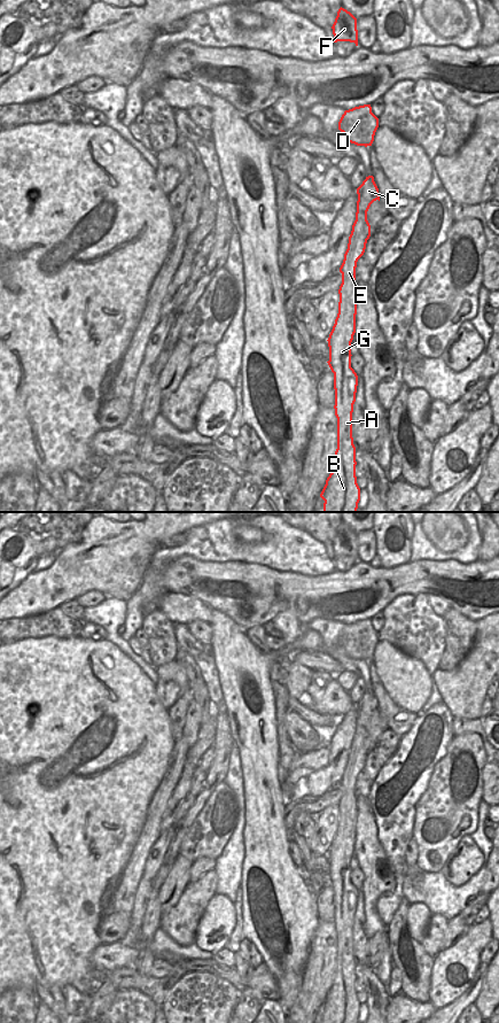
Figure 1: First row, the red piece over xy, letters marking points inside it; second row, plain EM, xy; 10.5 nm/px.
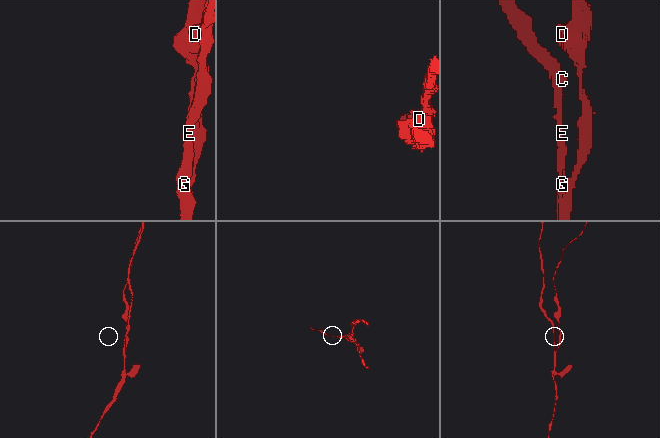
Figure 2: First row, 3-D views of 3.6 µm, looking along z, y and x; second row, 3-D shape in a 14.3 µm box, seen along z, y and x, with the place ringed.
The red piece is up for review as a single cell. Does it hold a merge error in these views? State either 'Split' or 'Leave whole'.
Split

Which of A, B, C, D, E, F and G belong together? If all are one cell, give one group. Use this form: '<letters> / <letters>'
A B C E G / D F

